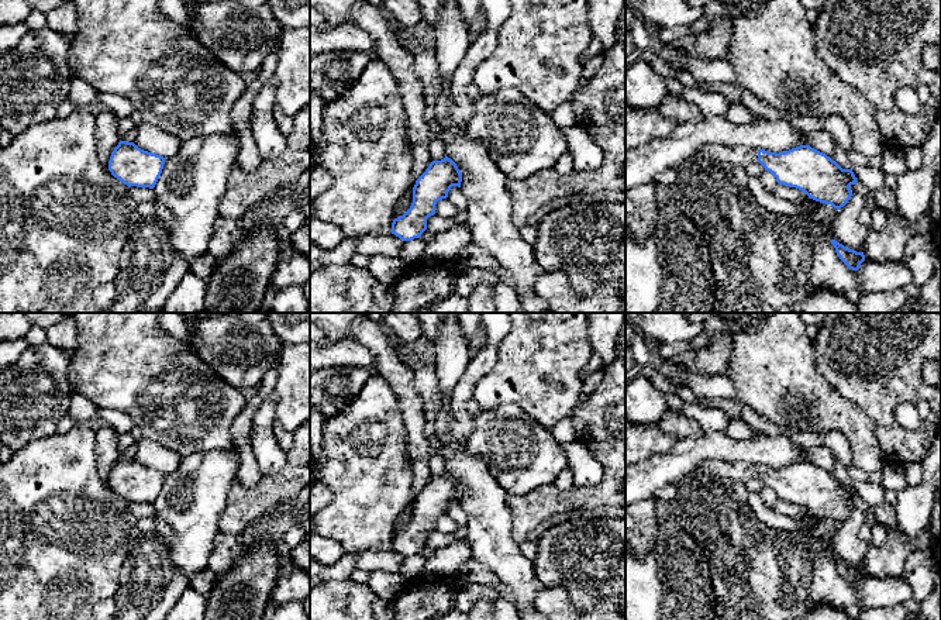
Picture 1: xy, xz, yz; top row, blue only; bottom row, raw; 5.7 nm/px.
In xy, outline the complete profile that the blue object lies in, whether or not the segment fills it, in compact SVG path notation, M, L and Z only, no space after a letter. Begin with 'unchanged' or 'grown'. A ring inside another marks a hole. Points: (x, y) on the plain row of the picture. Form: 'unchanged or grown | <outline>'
unchanged | M120 457L111 468L108 486L128 503L154 504L162 489L165 475L138 464L134 458Z

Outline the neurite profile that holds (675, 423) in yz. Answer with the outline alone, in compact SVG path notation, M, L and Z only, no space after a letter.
M666 409L658 421L658 427L673 437L675 441L683 438L696 438L704 434L700 424L687 416L685 416L680 410L673 411Z

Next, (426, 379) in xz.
M427 365L416 371L416 392L423 402L425 421L434 423L438 413L438 378L434 365Z

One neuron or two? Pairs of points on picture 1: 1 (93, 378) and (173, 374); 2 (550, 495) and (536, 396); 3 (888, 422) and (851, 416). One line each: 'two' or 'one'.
1: one
2: two
3: two

